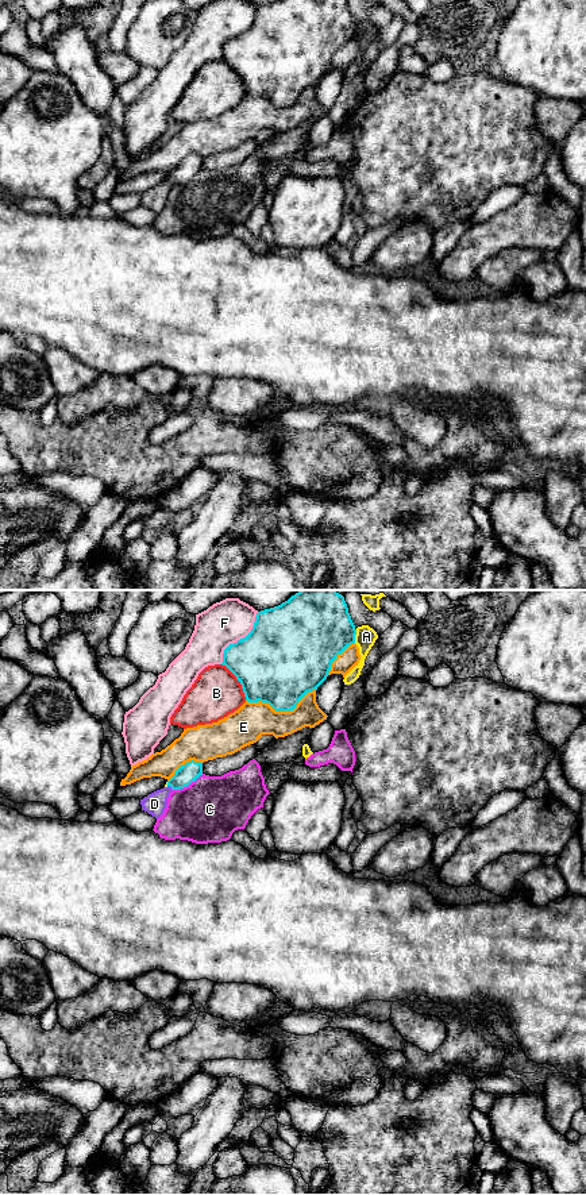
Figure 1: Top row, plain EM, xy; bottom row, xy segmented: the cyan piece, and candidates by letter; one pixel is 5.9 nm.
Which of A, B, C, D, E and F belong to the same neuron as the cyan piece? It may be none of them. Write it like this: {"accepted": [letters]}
{"accepted": ["D"]}

